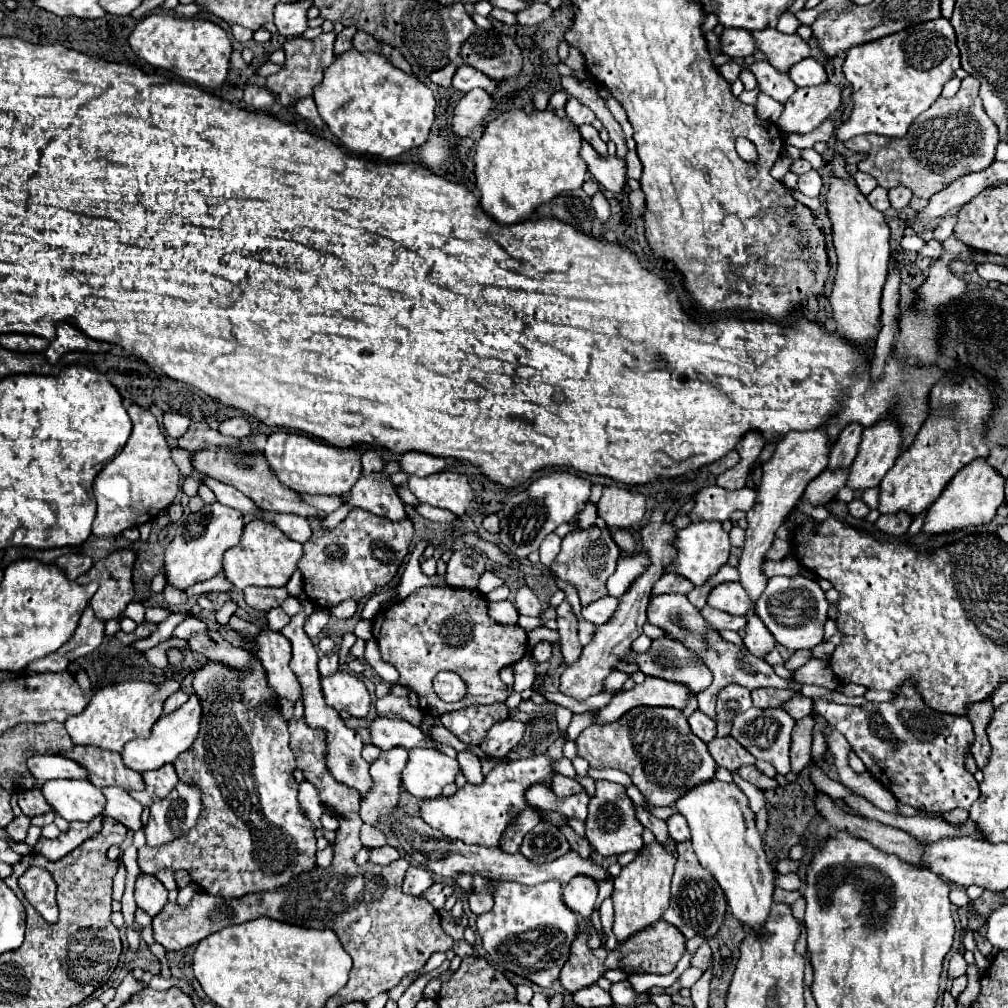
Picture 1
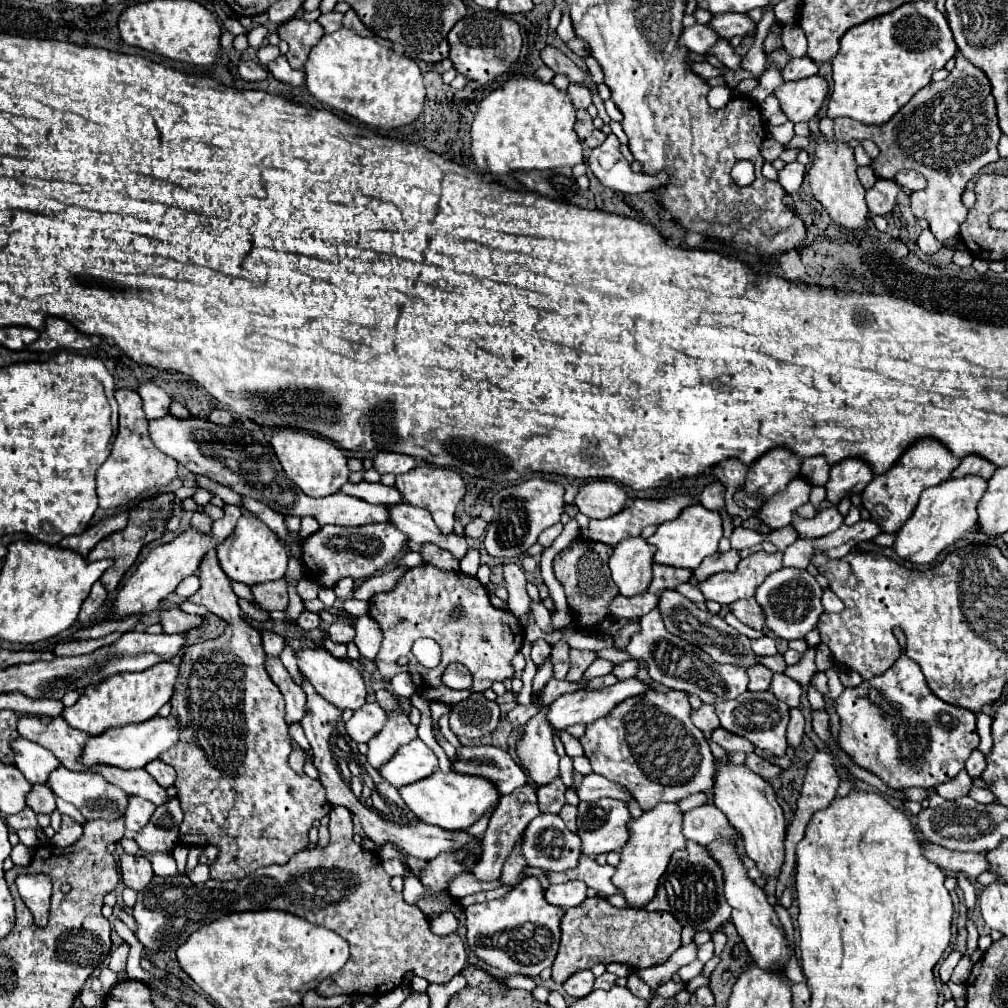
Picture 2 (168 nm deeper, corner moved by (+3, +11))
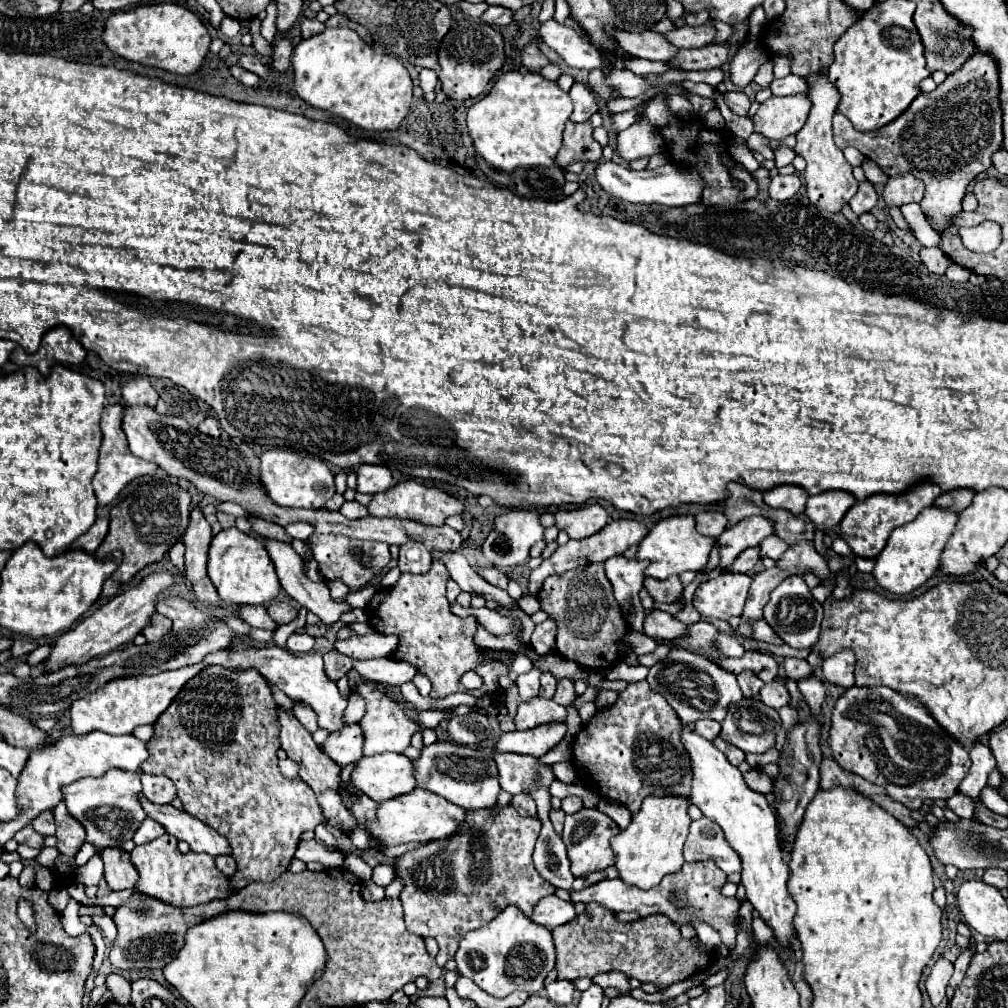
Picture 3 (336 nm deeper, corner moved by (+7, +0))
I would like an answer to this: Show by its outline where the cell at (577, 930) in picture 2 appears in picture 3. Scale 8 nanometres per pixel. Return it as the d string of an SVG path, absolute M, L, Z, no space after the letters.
M588 903L586 911L582 915L576 915L570 923L564 923L560 927L556 927L552 931L554 935L554 945L556 945L556 971L558 971L558 979L578 979L578 977L596 977L600 973L608 973L608 971L620 971L628 977L634 977L642 983L650 981L654 985L658 985L660 989L686 979L694 973L706 971L714 961L712 961L712 949L708 949L706 945L702 945L698 939L682 939L680 931L676 929L676 925L672 925L672 921L668 921L668 917L664 915L652 915L652 917L644 917L638 919L634 923L620 923L614 919L614 913L604 909L602 905L596 903Z

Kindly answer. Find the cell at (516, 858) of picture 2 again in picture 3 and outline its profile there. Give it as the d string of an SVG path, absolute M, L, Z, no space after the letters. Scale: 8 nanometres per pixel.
M506 805L500 815L490 817L490 809L472 811L472 821L468 821L468 827L460 829L456 837L448 837L442 841L434 841L418 851L408 851L402 857L396 859L398 875L404 879L404 891L400 893L400 901L404 905L404 921L410 933L420 937L434 937L438 941L438 955L436 963L444 967L450 959L454 959L458 951L460 939L476 927L482 927L490 923L506 905L518 905L528 917L536 903L554 893L554 885L548 885L532 863L532 851L536 837L542 829L542 823L538 817L530 819L518 819L518 813L512 809L512 805Z

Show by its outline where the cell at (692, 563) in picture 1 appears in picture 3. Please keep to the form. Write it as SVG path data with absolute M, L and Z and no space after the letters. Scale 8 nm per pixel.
M692 515L668 517L650 529L648 537L644 537L644 541L638 545L636 559L650 561L650 565L644 571L646 575L656 579L668 579L670 575L680 575L684 571L702 571L708 563L714 543L716 543L714 537L706 537L696 531L696 523Z

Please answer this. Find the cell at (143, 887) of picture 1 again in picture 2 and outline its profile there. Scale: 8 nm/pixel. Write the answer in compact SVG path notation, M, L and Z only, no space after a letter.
M122 854L120 856L120 876L124 884L132 890L144 890L148 882L152 880L152 864L144 856L132 856L132 854Z

